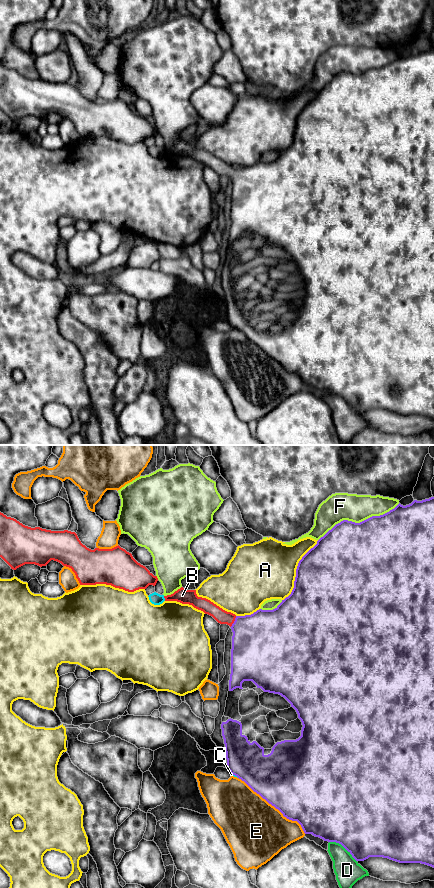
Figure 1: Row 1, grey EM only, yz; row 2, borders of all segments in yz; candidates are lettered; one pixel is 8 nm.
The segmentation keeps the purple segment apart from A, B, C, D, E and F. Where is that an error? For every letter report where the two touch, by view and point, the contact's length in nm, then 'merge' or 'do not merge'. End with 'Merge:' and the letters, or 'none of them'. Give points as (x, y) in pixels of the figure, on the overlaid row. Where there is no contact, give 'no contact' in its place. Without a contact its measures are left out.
A: yz (296, 571) | 550 nm | do not merge
B: yz (234, 621) | 100 nm | merge
C: yz (235, 775) | 70 nm | do not merge
D: yz (343, 846) | 280 nm | do not merge
E: yz (273, 805) | 700 nm | do not merge
F: yz (358, 523) | 700 nm | do not merge
Merge: B

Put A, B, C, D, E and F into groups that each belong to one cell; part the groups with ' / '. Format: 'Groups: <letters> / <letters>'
Groups: A / B / C / D / E / F

